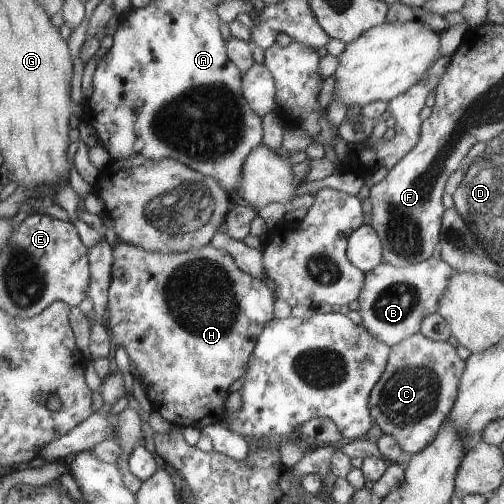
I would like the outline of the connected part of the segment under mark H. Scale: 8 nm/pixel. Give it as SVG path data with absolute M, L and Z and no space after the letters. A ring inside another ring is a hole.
M118 242L111 248L111 281L107 290L108 300L106 305L107 319L103 321L105 328L110 330L115 346L121 346L126 354L130 366L140 375L140 383L145 391L145 398L151 404L153 411L161 415L171 425L178 427L194 427L197 431L202 426L220 423L223 418L224 402L229 392L227 388L234 380L242 377L247 370L247 360L255 347L257 336L261 330L273 319L274 296L270 288L264 284L262 279L252 278L237 268L231 256L226 252L213 249L206 245L202 248L191 248L185 252L152 252L143 250L139 246L131 246L125 242Z

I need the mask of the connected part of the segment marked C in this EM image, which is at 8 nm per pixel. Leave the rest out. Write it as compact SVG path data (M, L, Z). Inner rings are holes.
M420 332L389 348L385 370L368 395L367 408L373 423L391 436L401 452L415 455L435 439L439 424L451 411L465 362L446 341L433 341Z

